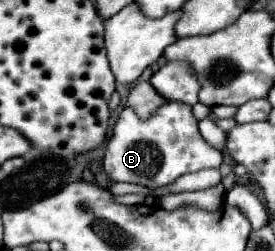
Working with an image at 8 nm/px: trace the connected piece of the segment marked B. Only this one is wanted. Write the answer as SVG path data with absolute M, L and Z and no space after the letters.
M167 102L159 106L147 120L137 118L131 108L125 108L107 140L103 166L115 182L131 182L147 188L167 186L187 172L199 172L203 168L219 168L223 154L205 142L199 134L197 118L191 106L179 102Z

